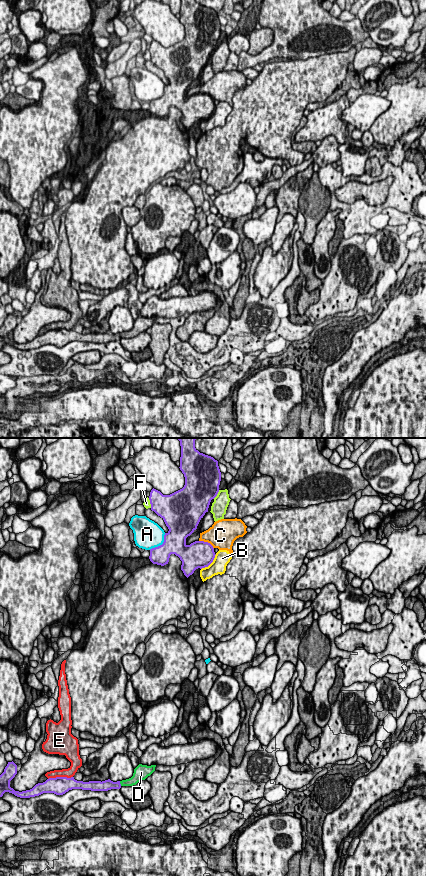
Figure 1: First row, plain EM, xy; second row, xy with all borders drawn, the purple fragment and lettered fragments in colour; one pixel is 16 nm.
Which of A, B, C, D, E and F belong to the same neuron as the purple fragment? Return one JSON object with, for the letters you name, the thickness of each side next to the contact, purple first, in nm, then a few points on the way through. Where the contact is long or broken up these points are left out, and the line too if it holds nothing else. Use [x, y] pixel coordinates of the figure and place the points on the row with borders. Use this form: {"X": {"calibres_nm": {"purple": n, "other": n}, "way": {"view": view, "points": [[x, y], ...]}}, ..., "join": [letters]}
{"D": {"calibres_nm": {"purple": 170, "other": 140}, "way": {"view": "xy", "points": [[106, 785], [119, 783], [130, 782], [134, 779]]}}, "join": ["D"]}

